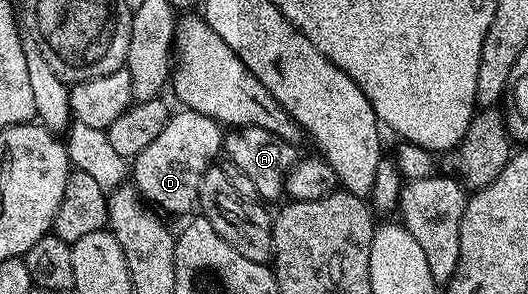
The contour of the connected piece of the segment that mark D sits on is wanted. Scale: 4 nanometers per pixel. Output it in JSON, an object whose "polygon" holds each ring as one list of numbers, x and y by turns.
{"polygon":[[179,110,176,116,175,113,168,115,161,134,157,134,141,154,133,157,133,186,152,209,194,213,199,202,201,178,212,167,214,160,211,159,220,155,224,139,225,132,219,121,205,114]]}

